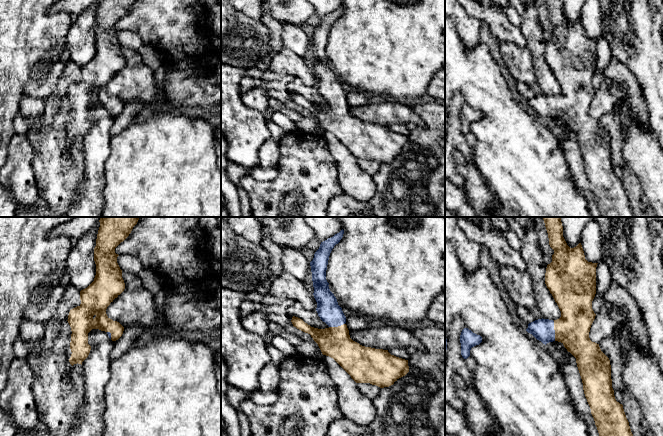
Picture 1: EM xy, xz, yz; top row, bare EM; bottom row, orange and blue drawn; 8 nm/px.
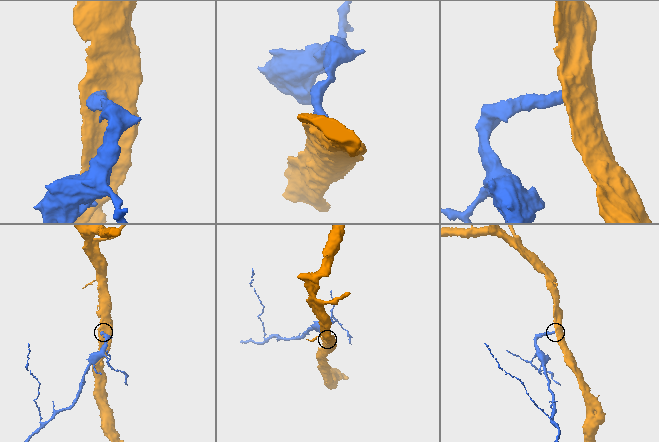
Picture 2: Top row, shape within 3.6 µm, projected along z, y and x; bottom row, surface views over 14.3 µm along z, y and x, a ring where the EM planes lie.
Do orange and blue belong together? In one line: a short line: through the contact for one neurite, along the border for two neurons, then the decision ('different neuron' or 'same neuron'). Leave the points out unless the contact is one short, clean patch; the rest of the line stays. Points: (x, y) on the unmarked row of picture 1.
line yz (572, 105), (555, 107), (542, 105); same neuron

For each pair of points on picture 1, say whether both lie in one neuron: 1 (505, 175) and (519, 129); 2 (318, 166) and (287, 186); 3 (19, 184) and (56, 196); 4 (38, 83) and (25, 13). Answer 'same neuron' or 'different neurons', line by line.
1: same neuron
2: same neuron
3: different neurons
4: different neurons

